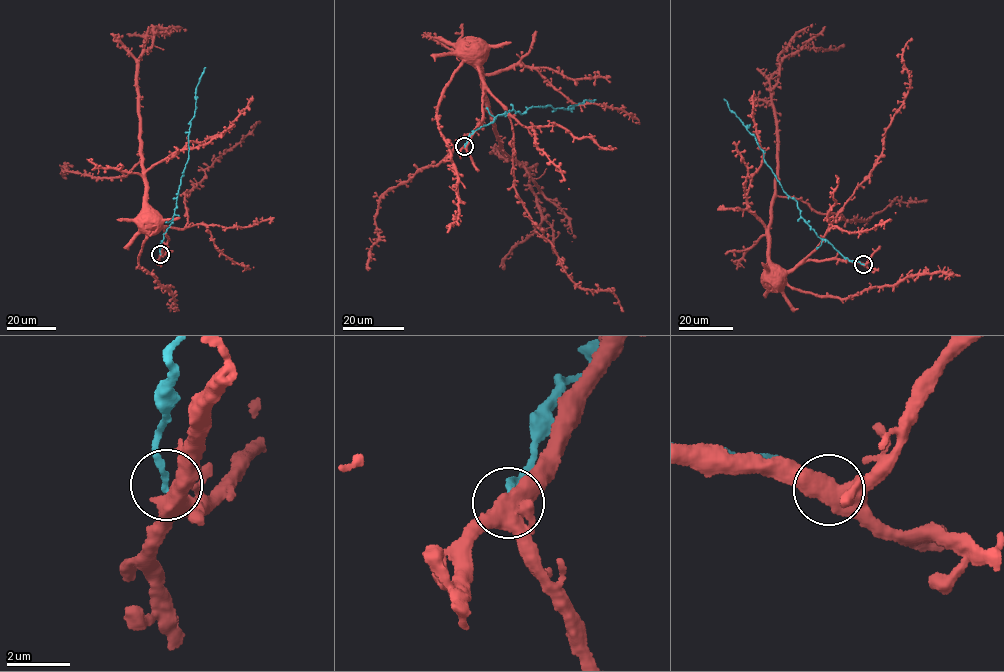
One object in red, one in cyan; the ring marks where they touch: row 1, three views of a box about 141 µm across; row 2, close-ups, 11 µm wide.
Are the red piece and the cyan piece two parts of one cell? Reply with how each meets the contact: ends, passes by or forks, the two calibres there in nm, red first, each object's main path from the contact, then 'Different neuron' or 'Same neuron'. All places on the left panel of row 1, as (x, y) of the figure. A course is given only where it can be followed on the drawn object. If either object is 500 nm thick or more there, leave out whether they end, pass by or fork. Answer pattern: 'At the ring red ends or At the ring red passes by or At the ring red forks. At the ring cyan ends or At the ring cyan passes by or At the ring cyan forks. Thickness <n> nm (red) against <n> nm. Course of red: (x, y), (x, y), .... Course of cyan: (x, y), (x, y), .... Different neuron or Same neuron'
Thickness 550 nm (red) against 200 nm. Course of red: (160, 254), (168, 239), (145, 201), (137, 85), (140, 56), (146, 33), (151, 30), (158, 34), (130, 35). Course of cyan: (160, 254), (159, 247), (176, 207), (187, 159), (196, 88), (205, 67). Different neuron

